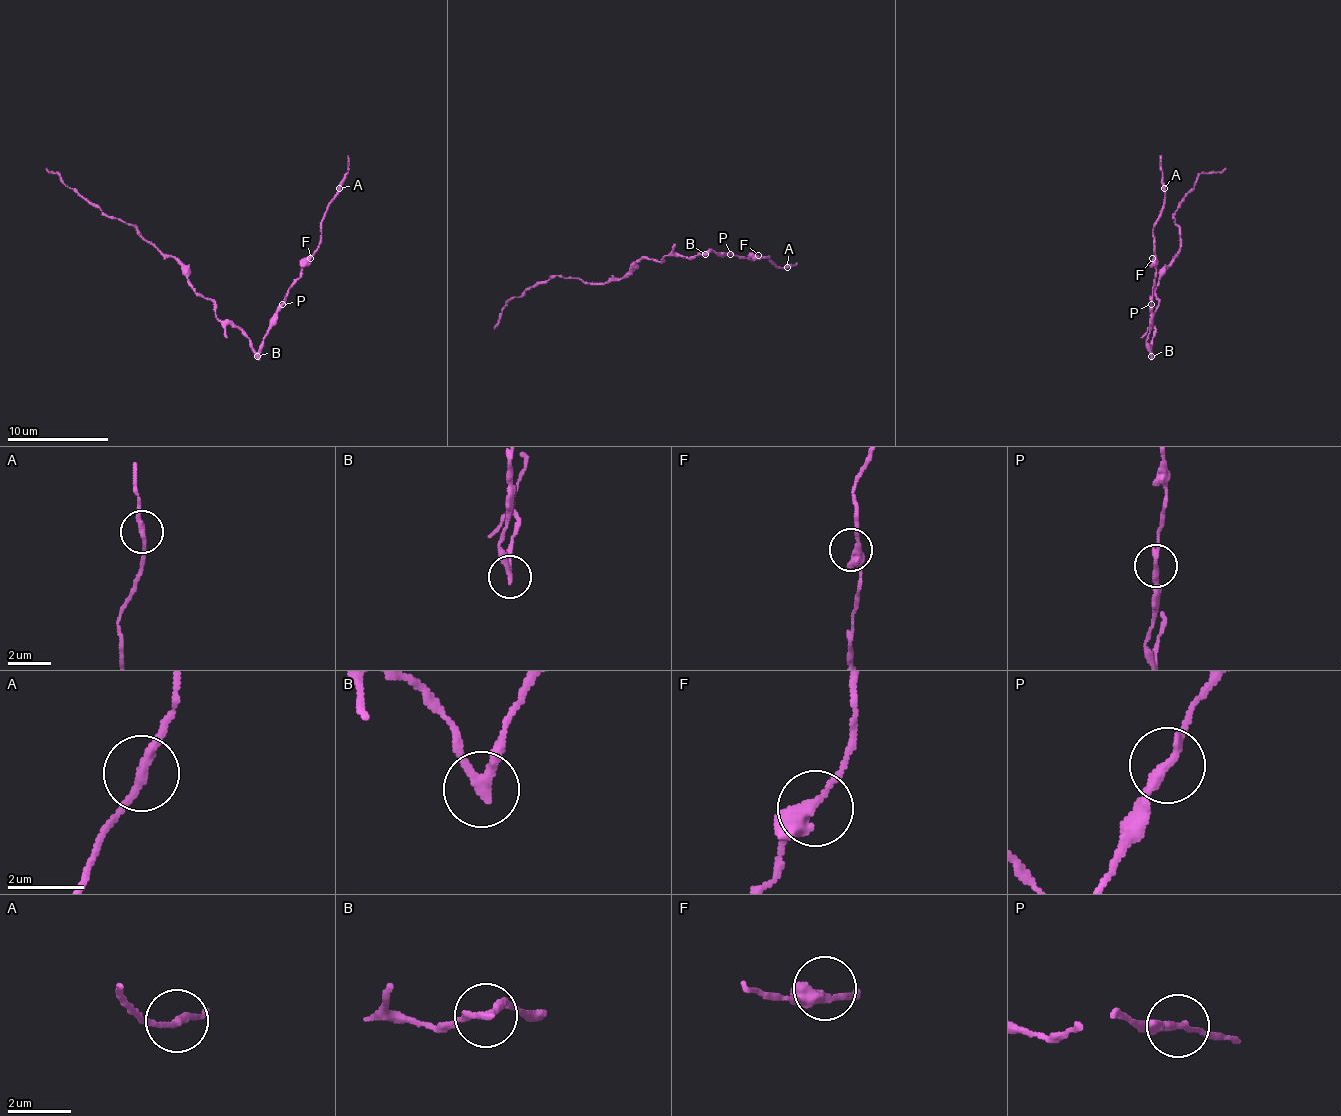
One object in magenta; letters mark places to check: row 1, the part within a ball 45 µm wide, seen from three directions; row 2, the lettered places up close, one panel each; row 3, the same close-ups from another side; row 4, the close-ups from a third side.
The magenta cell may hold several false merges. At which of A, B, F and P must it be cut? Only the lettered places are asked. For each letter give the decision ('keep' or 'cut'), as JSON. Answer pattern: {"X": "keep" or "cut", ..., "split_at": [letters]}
{"A": "keep", "B": "cut", "F": "keep", "P": "keep", "split_at": ["B"]}

